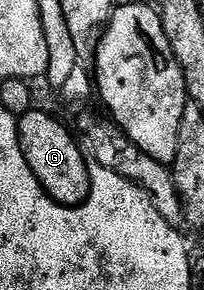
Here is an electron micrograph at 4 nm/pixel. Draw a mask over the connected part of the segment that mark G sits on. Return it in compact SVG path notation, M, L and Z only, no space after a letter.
M34 107L29 113L18 118L16 126L22 155L26 155L30 171L34 171L38 183L48 192L50 199L54 199L60 205L85 204L92 190L90 161L73 130L71 133L58 118L43 113L40 107Z

